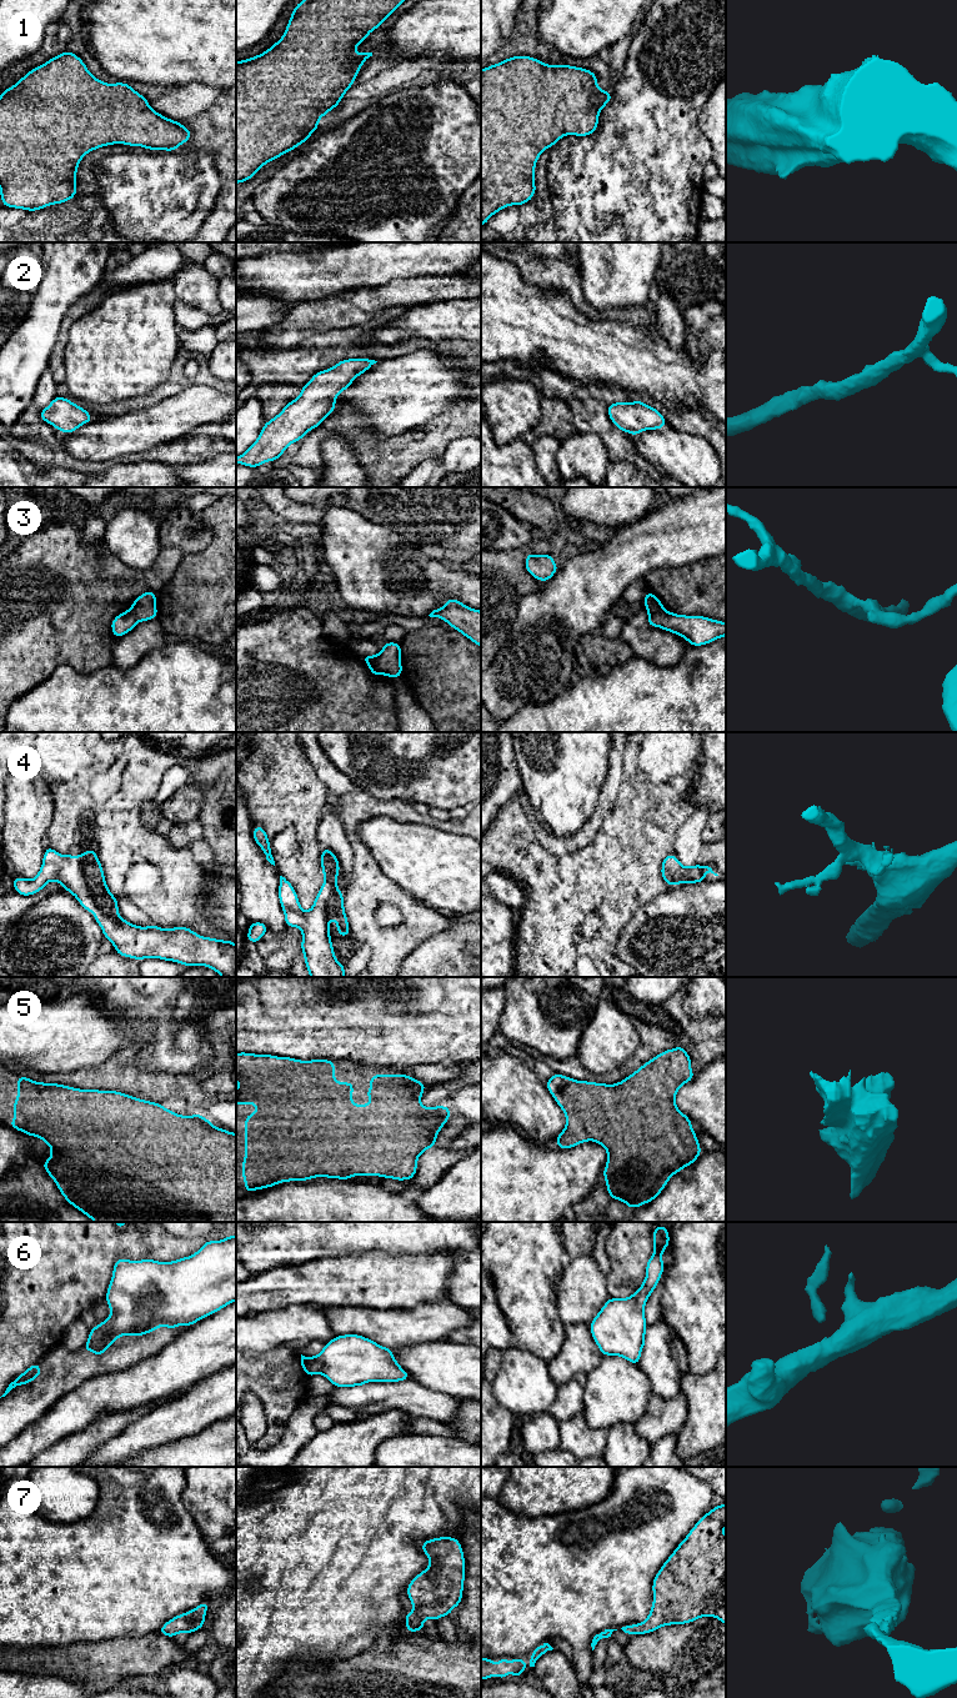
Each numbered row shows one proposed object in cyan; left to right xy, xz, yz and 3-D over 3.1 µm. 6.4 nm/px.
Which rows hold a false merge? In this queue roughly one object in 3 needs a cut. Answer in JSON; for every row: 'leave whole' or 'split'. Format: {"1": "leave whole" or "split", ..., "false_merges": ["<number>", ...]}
{"1": "leave whole", "2": "leave whole", "3": "split", "4": "leave whole", "5": "leave whole", "6": "split", "7": "leave whole", "false_merges": ["3", "6"]}

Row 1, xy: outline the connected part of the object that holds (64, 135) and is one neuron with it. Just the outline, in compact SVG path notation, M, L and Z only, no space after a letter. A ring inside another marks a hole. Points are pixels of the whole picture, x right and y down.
M71 51L34 67L0 96L0 195L6 207L37 211L75 197L76 172L82 157L106 145L125 144L147 150L176 151L191 139L182 124L156 112L147 99L126 82L106 84L91 75L85 62Z

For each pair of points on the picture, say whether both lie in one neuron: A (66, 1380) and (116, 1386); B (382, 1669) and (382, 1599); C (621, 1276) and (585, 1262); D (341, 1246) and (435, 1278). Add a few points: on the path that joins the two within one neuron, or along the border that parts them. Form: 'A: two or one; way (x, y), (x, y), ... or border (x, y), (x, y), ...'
A: two; border (110, 1372), (86, 1378), (59, 1400)
B: two; border (404, 1617), (390, 1623), (369, 1647), (361, 1651)
C: two; border (606, 1276), (610, 1296)
D: two; border (387, 1252), (369, 1250), (329, 1258)

